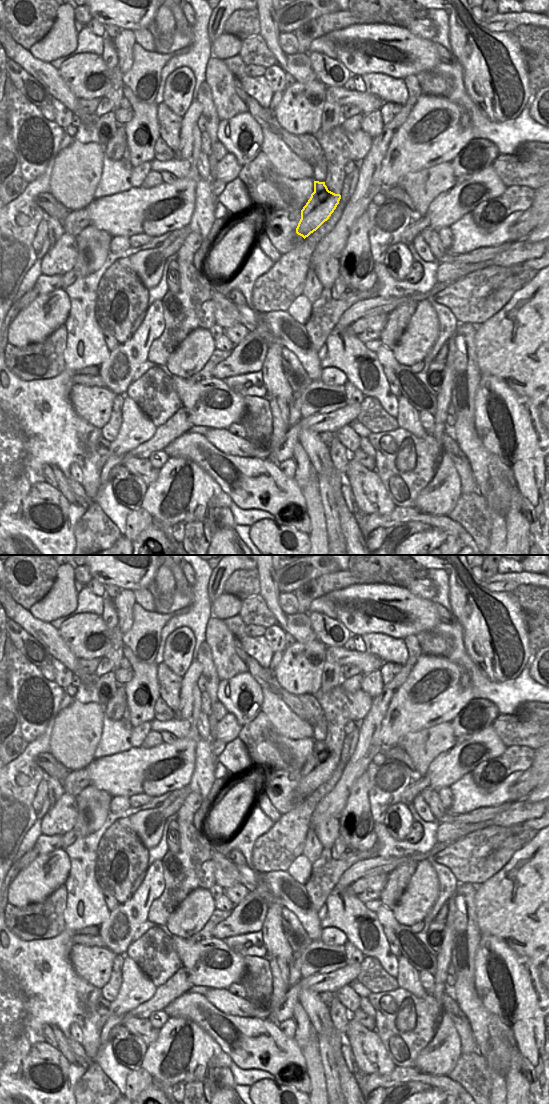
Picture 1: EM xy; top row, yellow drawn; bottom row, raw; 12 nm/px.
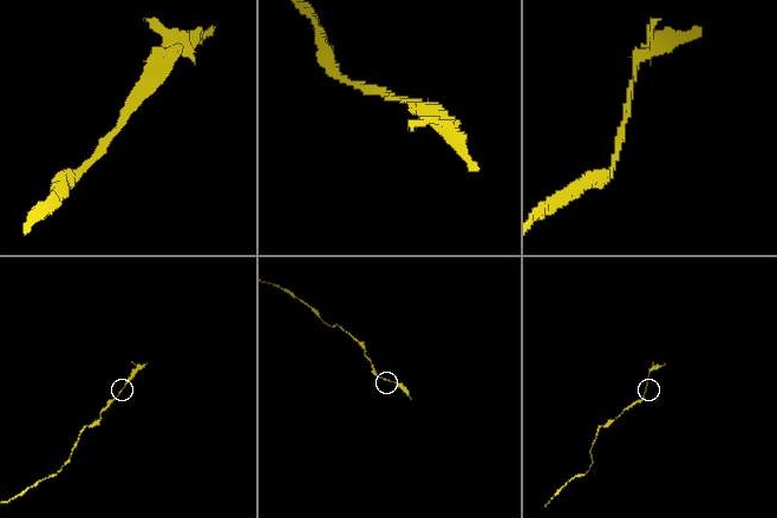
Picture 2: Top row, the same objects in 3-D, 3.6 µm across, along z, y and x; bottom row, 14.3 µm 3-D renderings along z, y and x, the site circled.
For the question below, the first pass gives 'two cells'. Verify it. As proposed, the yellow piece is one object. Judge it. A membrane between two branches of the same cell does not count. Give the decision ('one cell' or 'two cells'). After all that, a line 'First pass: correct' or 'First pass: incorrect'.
two cells
First pass: correct

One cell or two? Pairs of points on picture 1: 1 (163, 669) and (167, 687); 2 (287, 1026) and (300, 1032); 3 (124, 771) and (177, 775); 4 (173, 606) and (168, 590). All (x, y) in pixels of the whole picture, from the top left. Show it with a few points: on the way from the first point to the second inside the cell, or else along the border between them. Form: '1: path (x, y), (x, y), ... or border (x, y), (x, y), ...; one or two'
1: path (165, 673), (167, 683); one
2: border (291, 1018), (294, 1022), (294, 1037); two
3: path (147, 764), (177, 747), (186, 746), (188, 752); one
4: border (153, 584), (164, 596), (169, 596), (175, 590); two

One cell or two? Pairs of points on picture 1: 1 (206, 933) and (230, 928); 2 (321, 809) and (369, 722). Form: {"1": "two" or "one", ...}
{"1": "two", "2": "one"}

